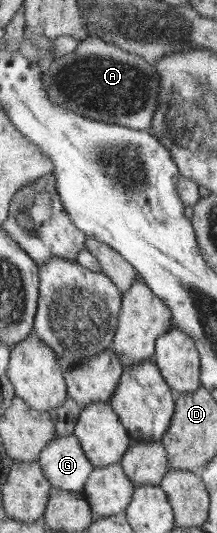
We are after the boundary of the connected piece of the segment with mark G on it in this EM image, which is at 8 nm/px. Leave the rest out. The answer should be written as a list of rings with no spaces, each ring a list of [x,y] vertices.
[[[74,434],[58,436],[44,447],[39,461],[52,487],[83,492],[95,466]]]

